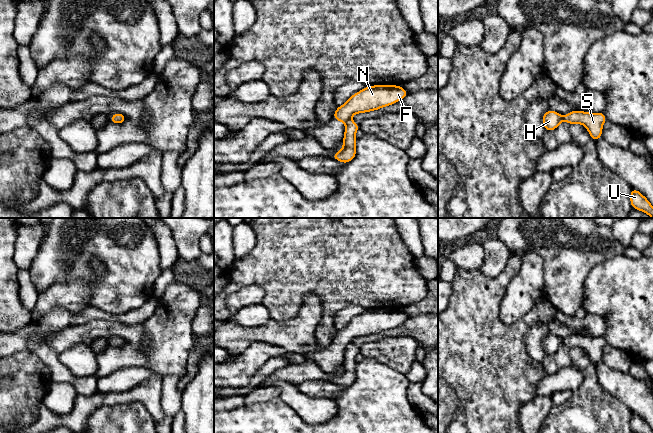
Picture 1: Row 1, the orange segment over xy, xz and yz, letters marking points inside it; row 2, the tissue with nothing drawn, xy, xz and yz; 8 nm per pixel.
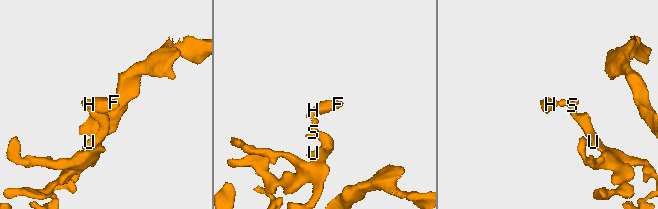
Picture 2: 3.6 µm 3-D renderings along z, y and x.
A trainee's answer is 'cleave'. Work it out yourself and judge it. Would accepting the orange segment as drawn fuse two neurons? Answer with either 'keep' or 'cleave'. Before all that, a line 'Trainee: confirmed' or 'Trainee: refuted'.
Trainee: confirmed
cleave

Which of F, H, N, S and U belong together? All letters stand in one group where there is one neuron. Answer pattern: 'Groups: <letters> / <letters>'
Groups: F H N / S U

